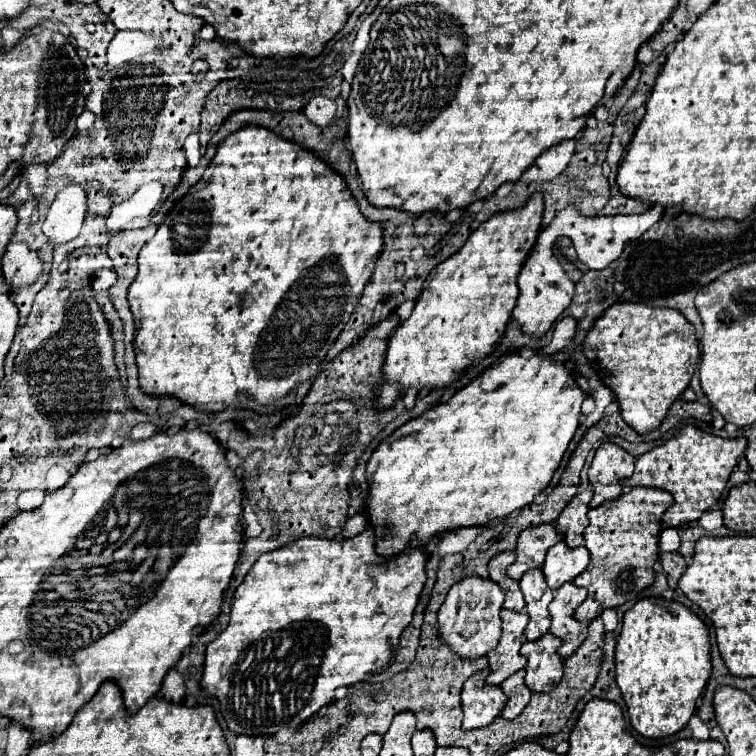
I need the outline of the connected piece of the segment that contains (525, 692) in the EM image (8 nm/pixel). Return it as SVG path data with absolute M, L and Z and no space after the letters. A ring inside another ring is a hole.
M521 669L521 671L513 673L509 679L505 679L501 683L501 687L503 687L503 691L505 691L507 699L509 699L503 713L501 713L501 717L505 717L505 719L515 719L531 699L531 691L523 683L523 675L525 675L525 671Z

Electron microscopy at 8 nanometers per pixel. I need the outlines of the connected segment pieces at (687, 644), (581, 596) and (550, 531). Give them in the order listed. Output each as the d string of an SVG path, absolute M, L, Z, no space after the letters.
M645 597L623 615L623 627L615 649L615 679L627 703L629 721L639 735L651 739L669 737L687 725L689 717L695 713L697 697L711 675L709 649L709 629L691 609L677 601Z
M563 583L549 605L549 613L551 613L549 631L563 641L559 647L561 657L573 655L577 647L583 643L583 639L587 637L587 625L579 623L573 617L575 609L585 601L585 597L587 597L587 589L581 589L575 583Z
M549 523L527 527L521 531L517 539L517 561L507 569L507 575L511 579L521 579L521 575L533 567L541 567L545 561L545 553L553 543L563 541L563 535L557 533L557 529Z

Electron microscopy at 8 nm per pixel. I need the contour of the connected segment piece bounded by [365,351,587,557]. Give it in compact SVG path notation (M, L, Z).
M509 351L503 357L499 357L489 369L485 369L483 373L479 373L479 377L475 377L469 385L465 385L463 389L459 389L449 401L435 405L433 409L425 411L421 417L407 421L405 425L401 425L393 435L389 435L387 439L381 441L381 445L375 449L375 453L371 455L369 463L367 463L367 481L369 481L369 497L367 497L367 511L369 511L369 523L375 527L375 545L377 545L377 553L379 555L397 555L407 547L419 547L419 545L427 545L429 539L435 533L447 531L447 529L455 529L455 527L473 527L473 525L485 525L495 517L505 517L515 509L523 509L525 505L533 503L533 497L537 493L541 493L555 469L559 467L563 453L567 451L577 427L579 427L579 417L581 417L581 403L587 399L585 391L577 385L577 379L573 375L571 369L567 369L567 365L563 361L555 361L553 355L543 355L543 353L533 353L531 357L523 357L519 355L519 351Z

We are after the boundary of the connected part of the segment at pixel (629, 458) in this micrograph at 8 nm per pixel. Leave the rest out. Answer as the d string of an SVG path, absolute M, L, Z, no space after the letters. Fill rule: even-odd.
M603 443L589 467L589 483L595 491L589 507L613 501L621 495L621 479L633 475L635 457L615 443Z

